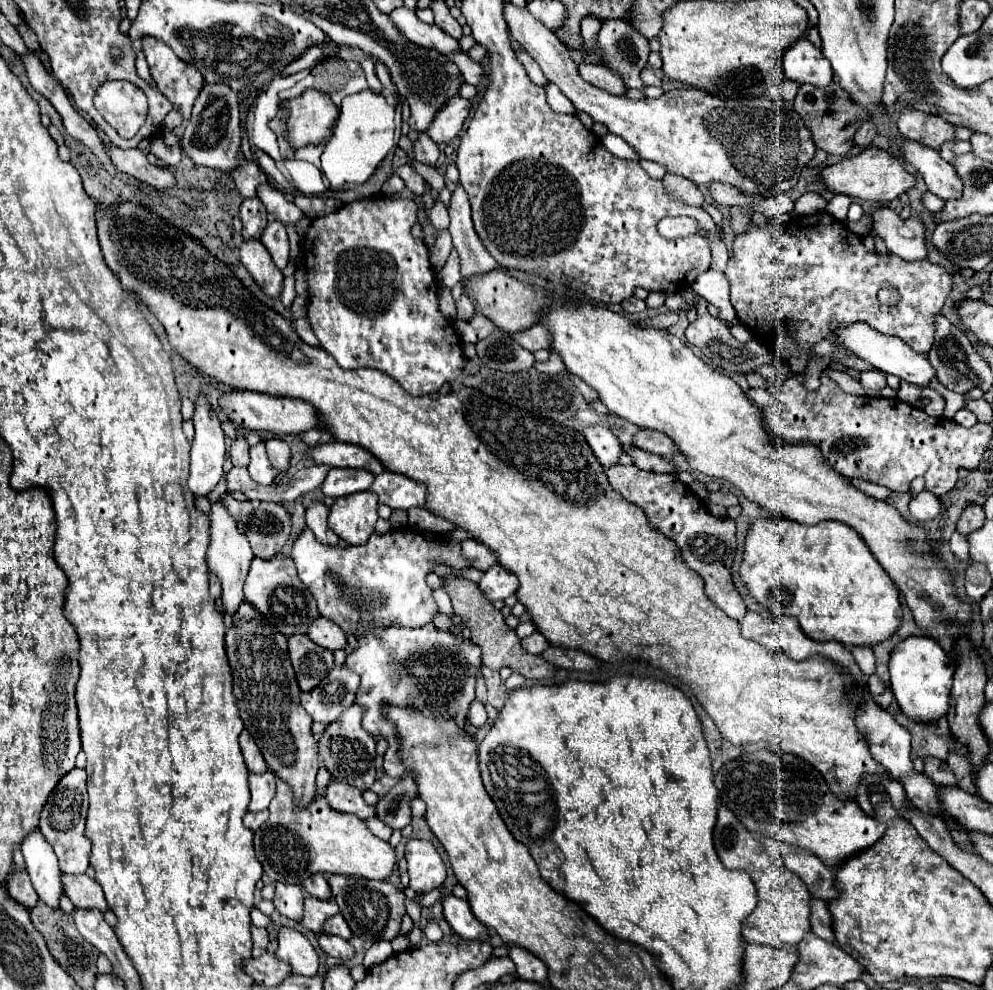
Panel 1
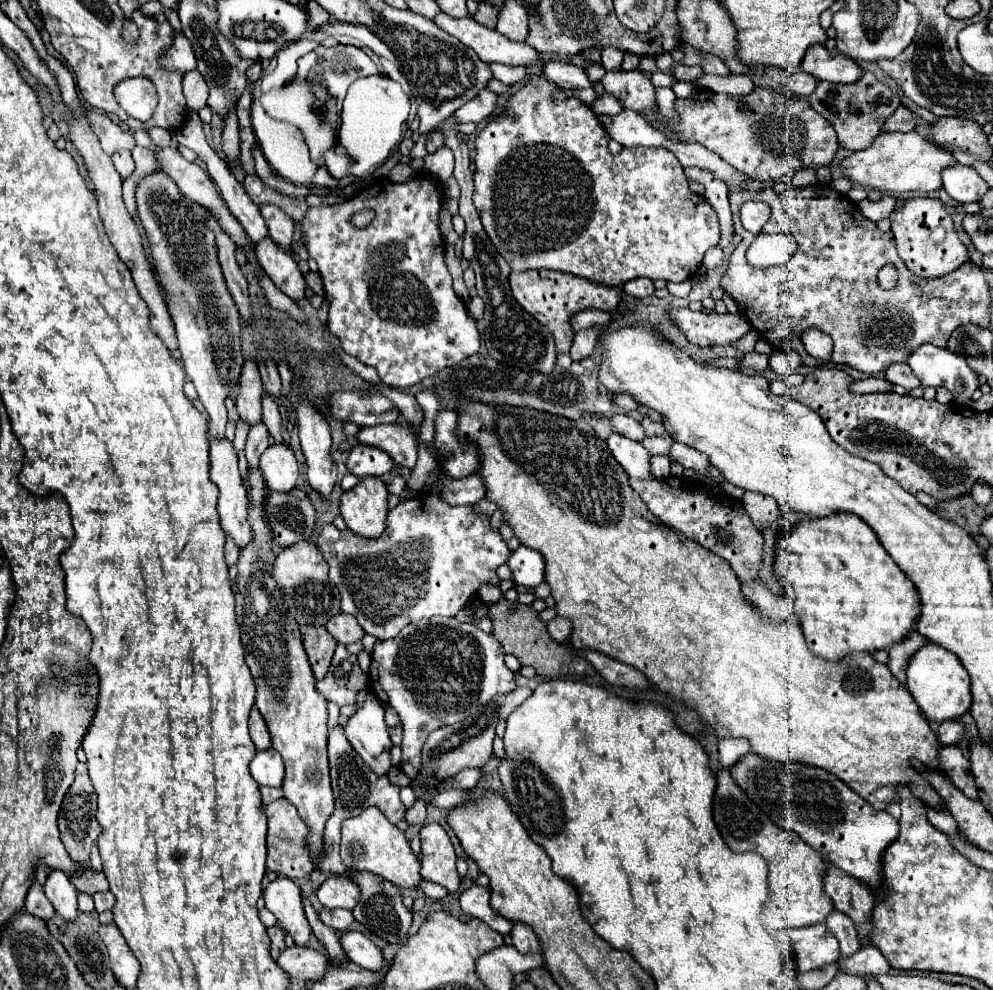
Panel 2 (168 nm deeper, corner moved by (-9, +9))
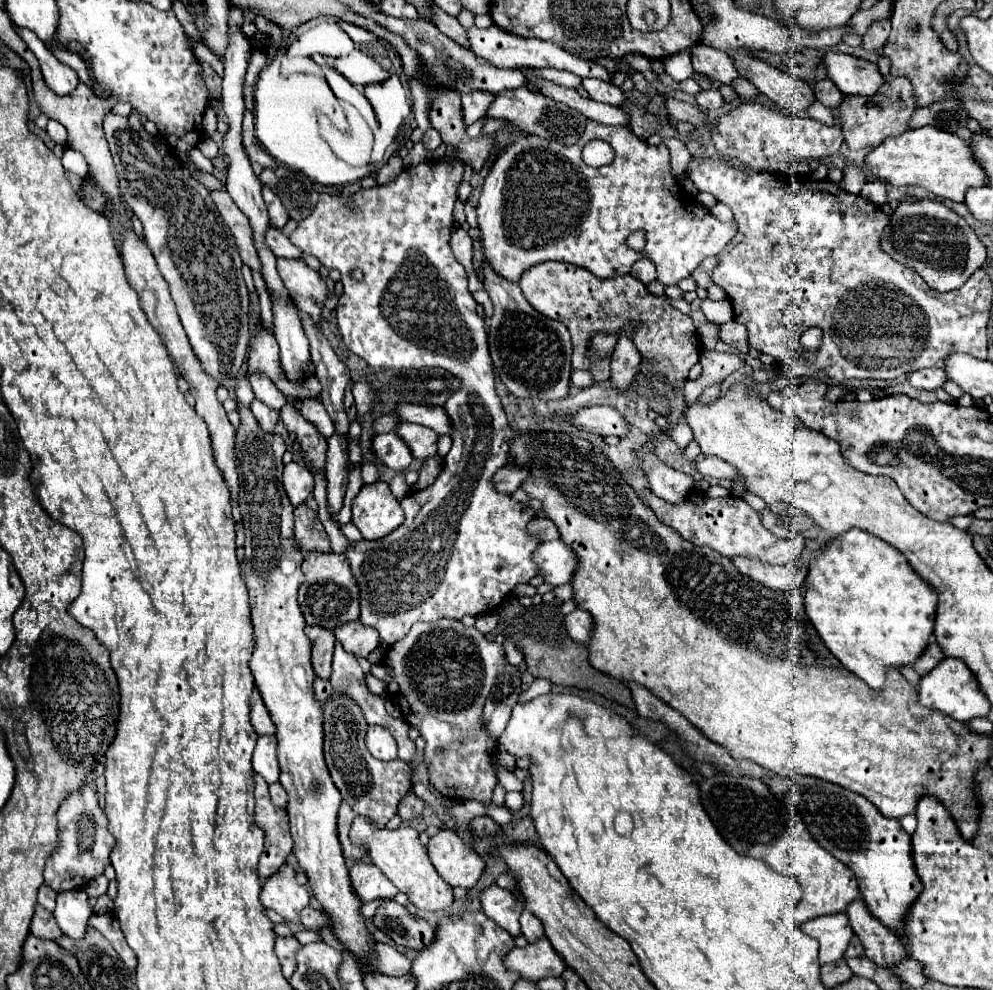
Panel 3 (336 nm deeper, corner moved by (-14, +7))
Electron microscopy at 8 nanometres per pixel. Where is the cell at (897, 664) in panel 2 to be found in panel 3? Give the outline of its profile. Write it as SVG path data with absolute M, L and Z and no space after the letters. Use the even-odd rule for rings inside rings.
M932 641L928 647L926 647L926 651L922 651L922 655L918 657L918 661L912 665L912 669L918 673L918 675L926 675L932 667L936 667L940 661L944 659L944 653L940 651L938 653L938 645L936 645L936 641Z

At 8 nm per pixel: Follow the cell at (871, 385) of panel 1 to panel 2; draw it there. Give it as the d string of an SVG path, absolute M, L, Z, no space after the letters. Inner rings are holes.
M897 363L897 365L891 365L887 371L885 371L885 379L889 383L895 383L895 385L901 385L905 389L913 389L913 387L921 387L921 381L911 373L911 367L907 363Z

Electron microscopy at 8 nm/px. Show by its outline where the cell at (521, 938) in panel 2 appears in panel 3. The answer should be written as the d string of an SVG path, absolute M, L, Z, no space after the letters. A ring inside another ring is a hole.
M524 911L520 915L520 927L522 927L522 935L528 939L528 943L534 943L534 941L544 937L542 923L532 913L528 913L528 911Z

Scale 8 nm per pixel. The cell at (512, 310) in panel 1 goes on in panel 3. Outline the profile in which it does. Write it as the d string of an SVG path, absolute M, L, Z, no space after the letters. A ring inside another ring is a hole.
M544 261L536 267L530 267L518 281L524 297L530 301L534 309L538 309L544 317L560 321L568 327L572 335L572 367L588 369L588 343L590 337L598 331L614 333L636 321L642 323L634 333L634 345L646 357L644 371L652 371L658 375L666 375L666 379L674 385L688 377L688 371L700 359L700 343L696 339L696 329L692 319L670 307L668 297L654 297L646 291L646 285L634 279L632 275L614 277L614 279L598 279L590 271L582 267L574 267L568 263Z

